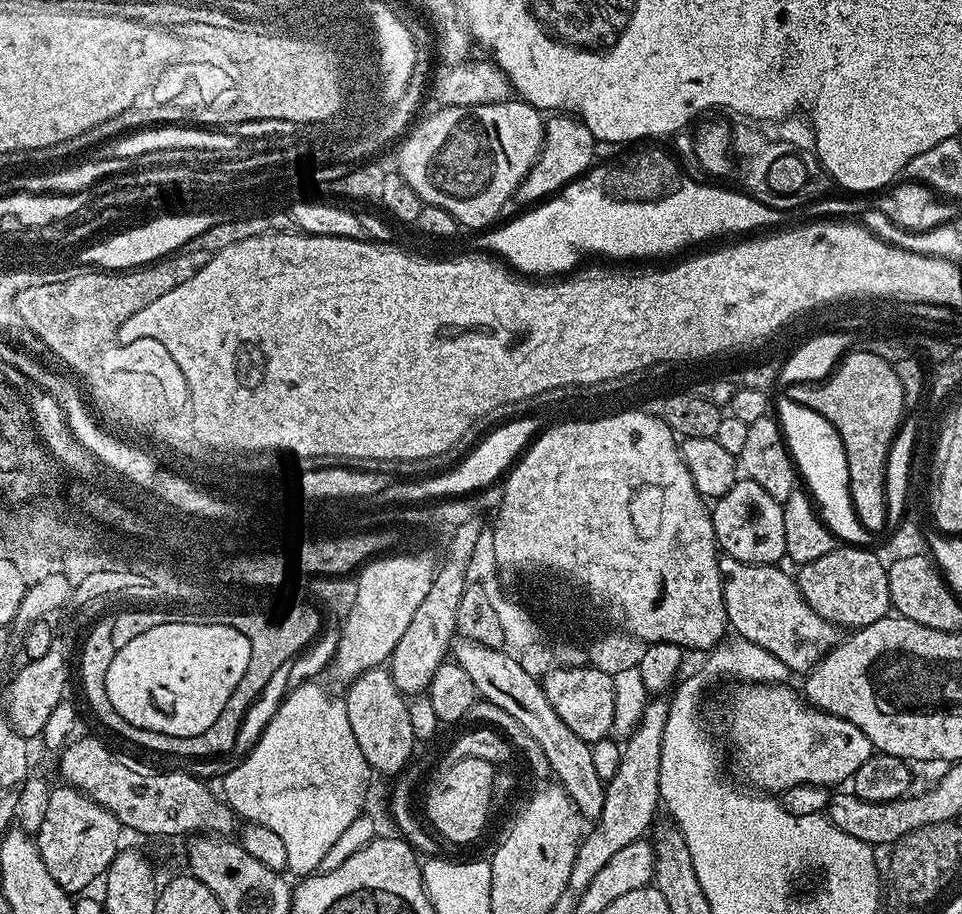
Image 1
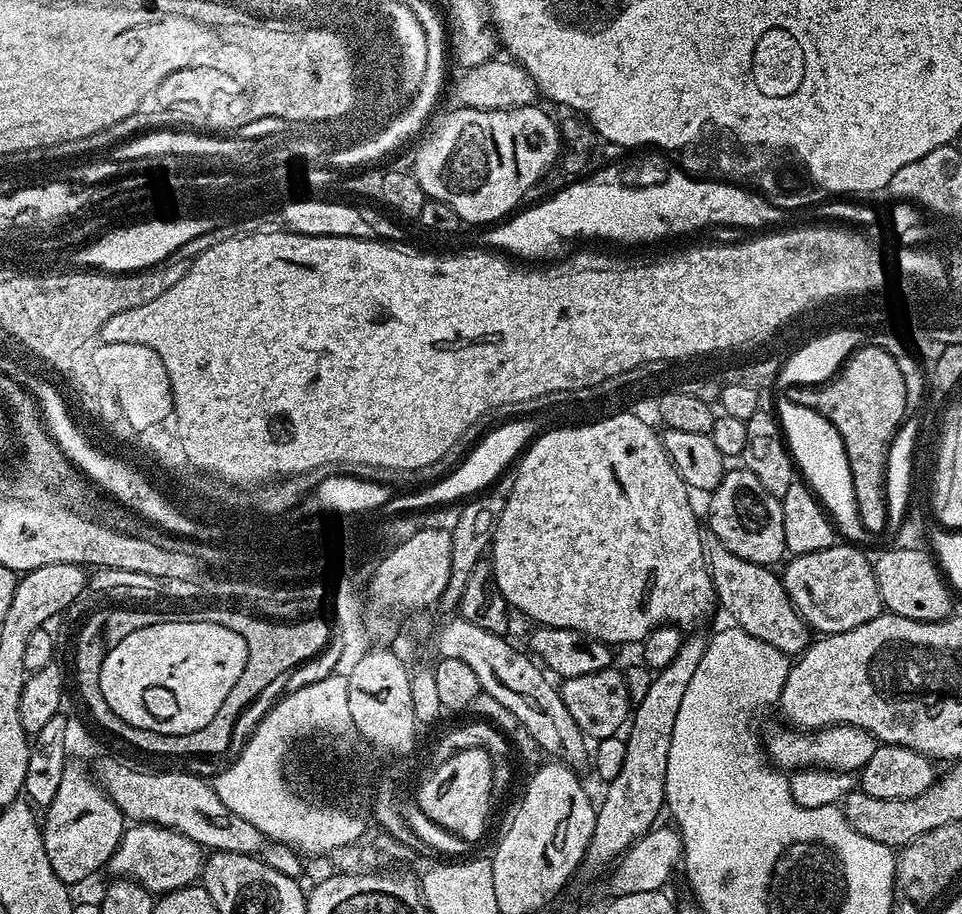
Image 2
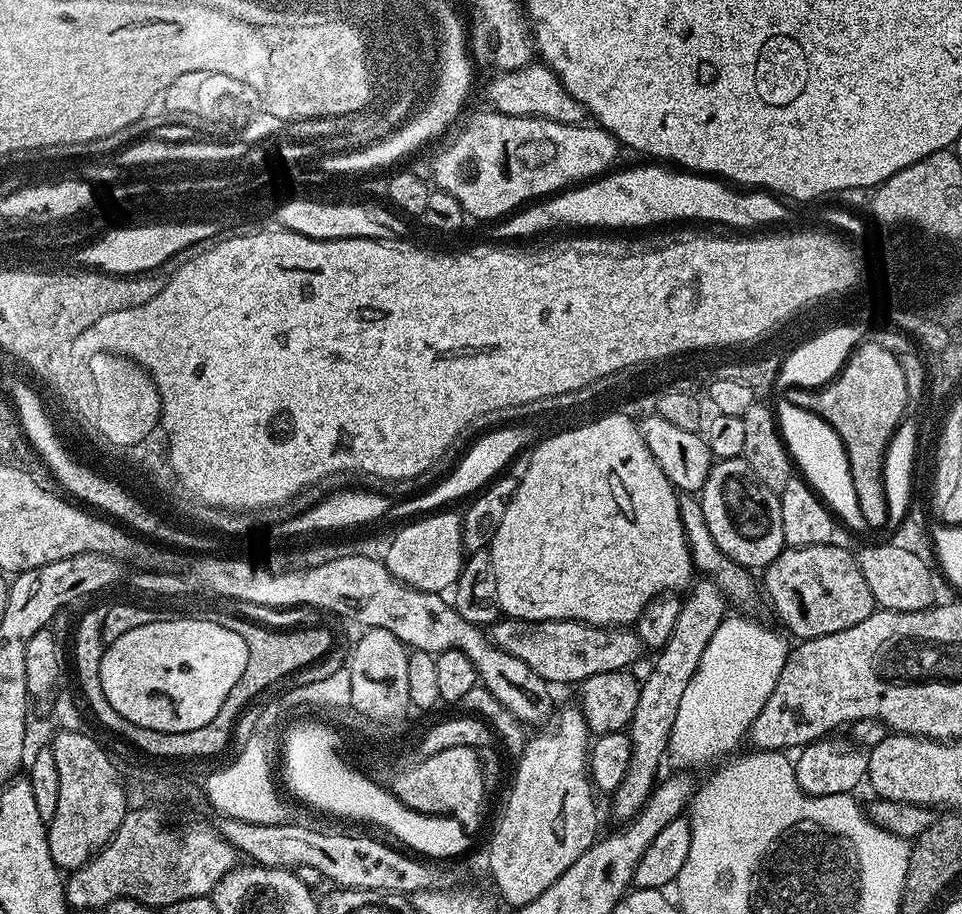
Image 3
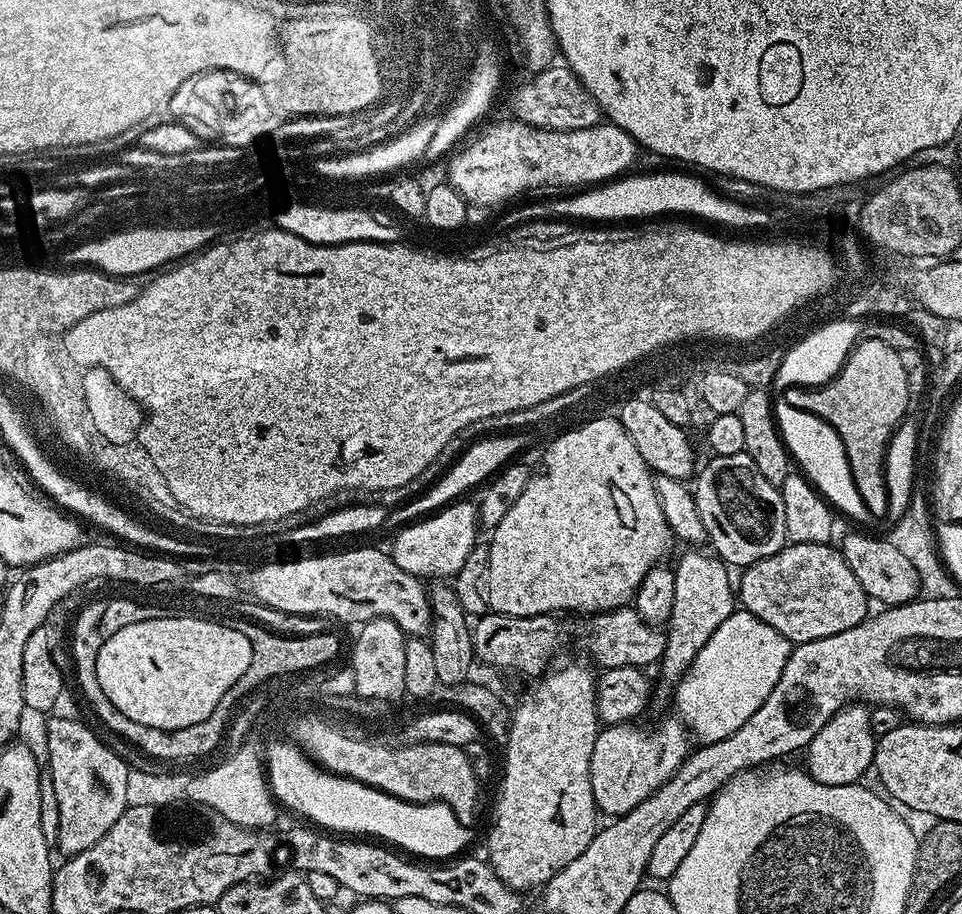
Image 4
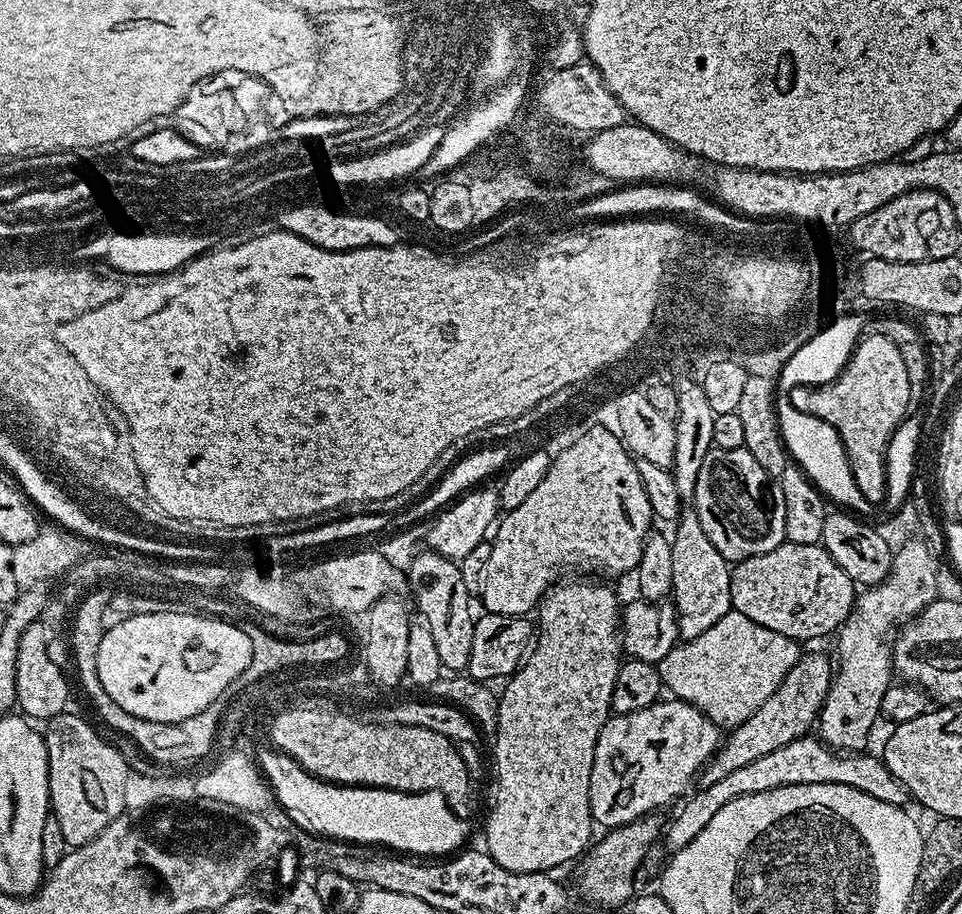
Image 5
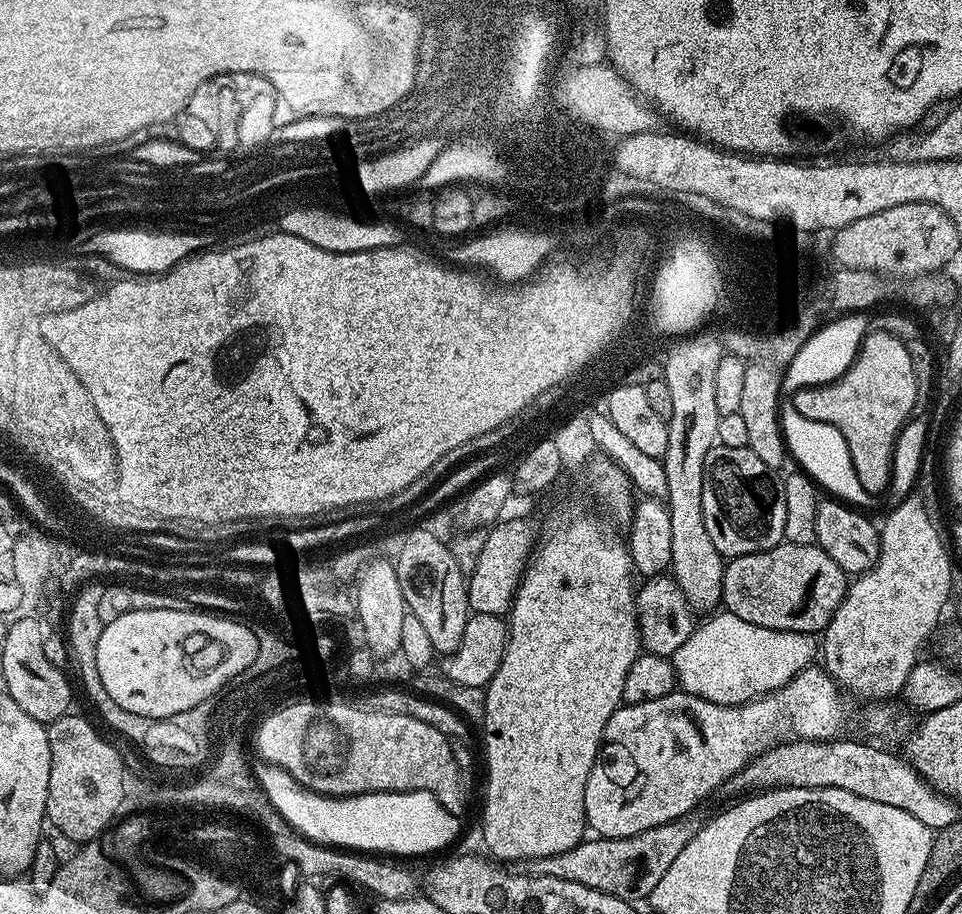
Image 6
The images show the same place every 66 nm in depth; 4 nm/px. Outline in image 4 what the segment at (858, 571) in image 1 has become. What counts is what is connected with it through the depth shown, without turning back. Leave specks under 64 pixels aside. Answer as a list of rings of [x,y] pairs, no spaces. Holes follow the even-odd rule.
[[[793,544],[780,549],[772,556],[748,565],[738,576],[738,604],[743,611],[754,614],[762,622],[774,626],[778,634],[791,640],[793,645],[830,638],[850,630],[869,619],[870,597],[862,590],[862,582],[854,578],[854,570],[846,566],[846,558],[832,544]]]

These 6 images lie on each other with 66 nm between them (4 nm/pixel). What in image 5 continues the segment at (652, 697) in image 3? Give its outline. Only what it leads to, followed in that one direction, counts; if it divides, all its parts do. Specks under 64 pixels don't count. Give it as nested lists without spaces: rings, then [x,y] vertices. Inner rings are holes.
[[[685,507],[681,511],[680,519],[675,521],[674,528],[676,533],[671,533],[670,536],[674,558],[670,600],[676,605],[680,640],[687,642],[698,638],[698,634],[706,634],[706,630],[710,630],[714,622],[718,622],[726,613],[732,611],[732,568],[730,561],[722,554],[718,554],[718,550],[714,550],[714,542],[706,538],[706,530],[702,530],[702,522],[698,522],[695,507]]]

